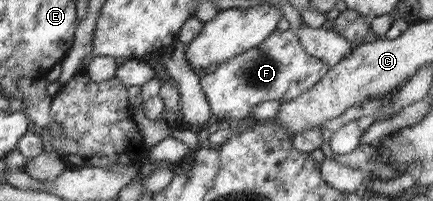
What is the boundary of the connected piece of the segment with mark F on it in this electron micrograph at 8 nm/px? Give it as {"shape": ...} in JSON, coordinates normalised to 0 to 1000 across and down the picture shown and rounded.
{"shape":[[[637,149],[600,224],[573,244],[508,318],[490,363],[462,383],[462,423],[490,562],[513,597],[564,592],[605,502],[674,502],[721,423],[730,423],[762,328],[739,289],[711,269],[681,154]]]}

